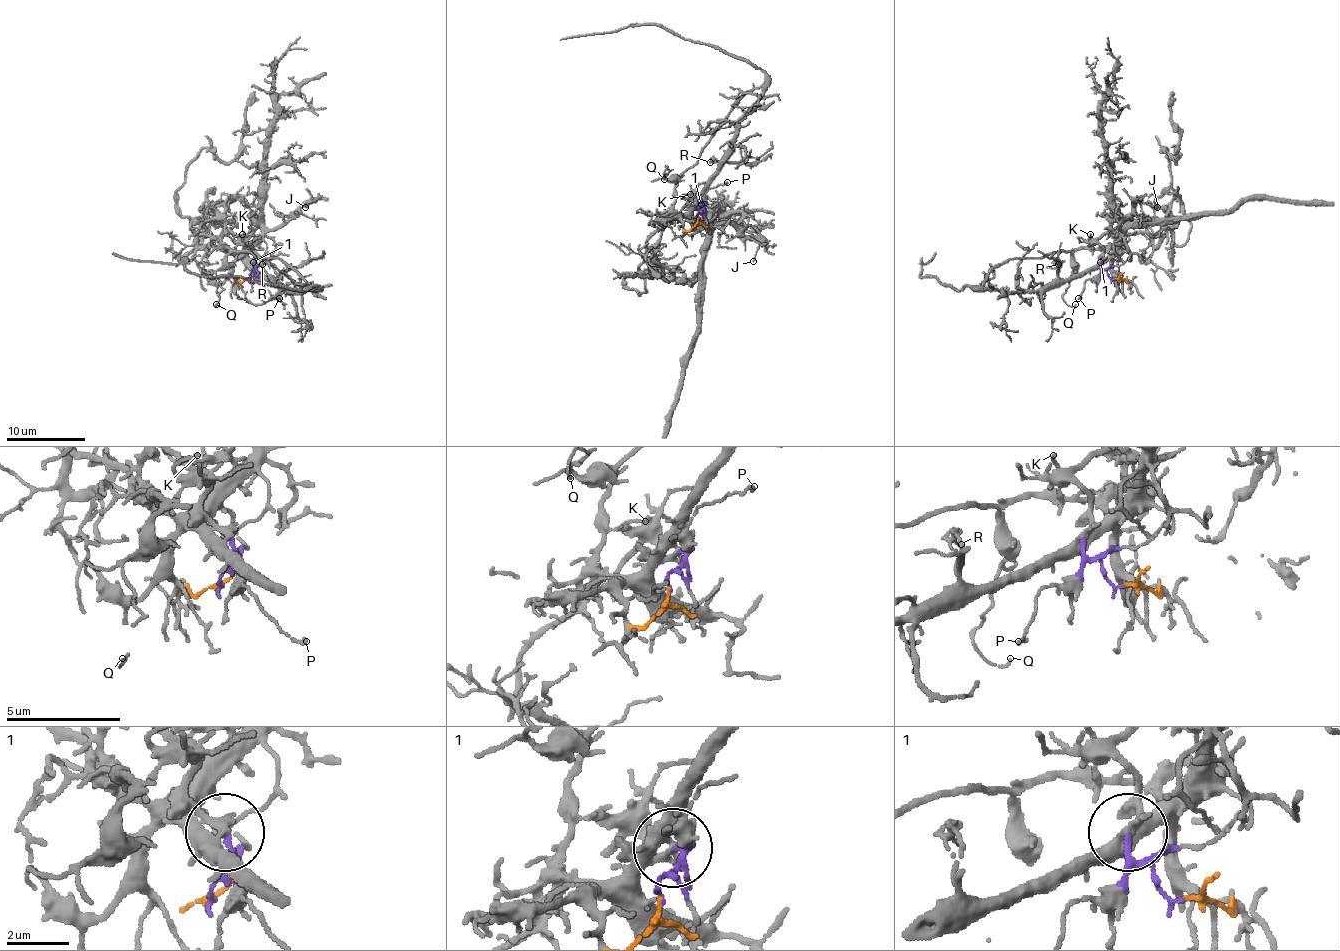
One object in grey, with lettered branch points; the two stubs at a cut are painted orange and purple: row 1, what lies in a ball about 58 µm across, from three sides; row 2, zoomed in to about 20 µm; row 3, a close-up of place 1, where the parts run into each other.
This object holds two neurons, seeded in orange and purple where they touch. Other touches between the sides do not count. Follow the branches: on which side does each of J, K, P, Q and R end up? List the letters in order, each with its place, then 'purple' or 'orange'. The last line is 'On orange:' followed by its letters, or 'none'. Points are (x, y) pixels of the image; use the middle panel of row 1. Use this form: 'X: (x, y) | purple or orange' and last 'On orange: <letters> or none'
J: (753, 261) | orange
K: (690, 194) | purple
P: (727, 182) | purple
Q: (664, 179) | purple
R: (710, 162) | orange
On orange: J, R

